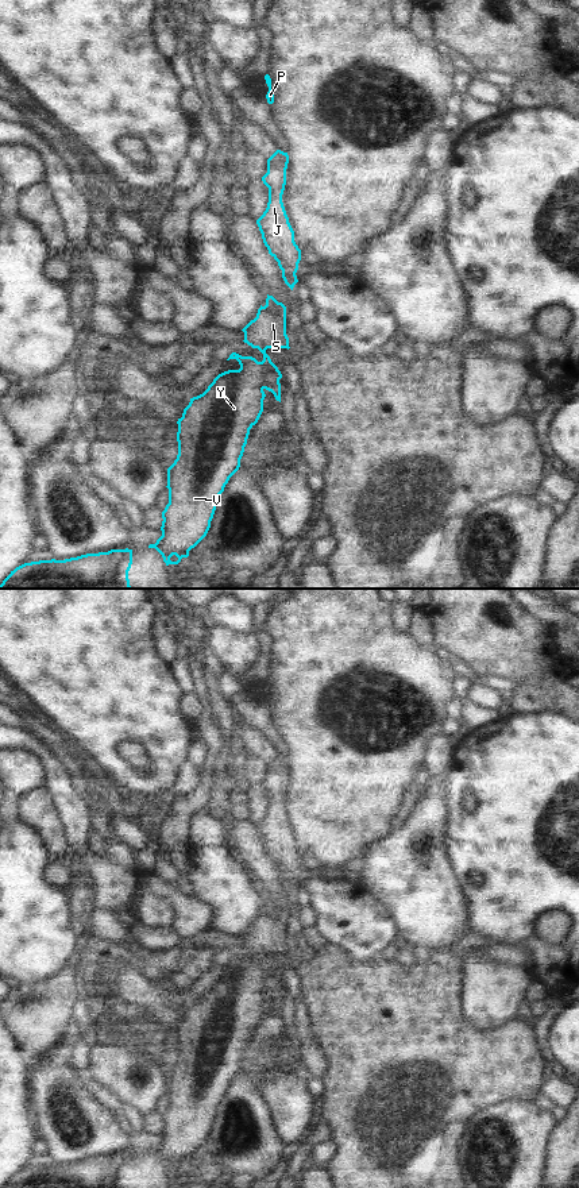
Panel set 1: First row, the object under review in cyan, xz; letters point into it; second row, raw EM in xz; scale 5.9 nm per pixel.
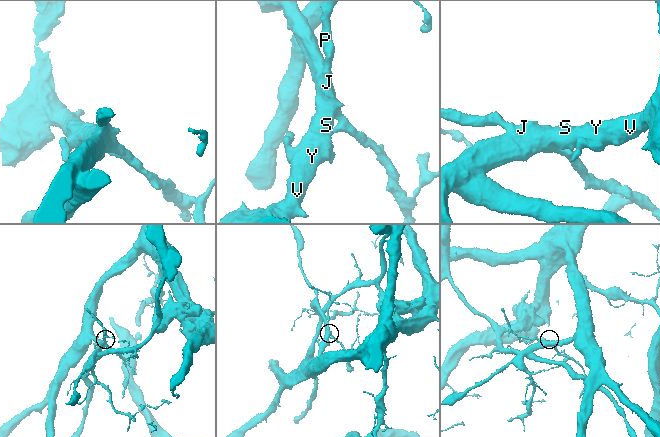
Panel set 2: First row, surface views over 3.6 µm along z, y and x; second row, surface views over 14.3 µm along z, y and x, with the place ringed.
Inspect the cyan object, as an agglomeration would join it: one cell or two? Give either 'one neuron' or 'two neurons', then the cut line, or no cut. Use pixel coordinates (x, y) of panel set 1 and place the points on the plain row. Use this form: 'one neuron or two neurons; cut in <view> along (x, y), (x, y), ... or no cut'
one neuron; no cut

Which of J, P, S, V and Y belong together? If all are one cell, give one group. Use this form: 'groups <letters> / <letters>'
groups J P S V Y

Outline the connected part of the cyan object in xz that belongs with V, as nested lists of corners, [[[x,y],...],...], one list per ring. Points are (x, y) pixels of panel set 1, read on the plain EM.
[[[267,899],[266,910],[260,910],[256,922],[242,936],[243,946],[258,953],[263,958],[263,965],[232,957],[227,965],[236,964],[240,973],[219,979],[202,999],[190,1003],[177,1026],[178,1060],[167,1073],[169,1108],[162,1116],[162,1141],[155,1149],[148,1150],[162,1160],[166,1170],[178,1169],[182,1162],[188,1162],[189,1156],[206,1141],[219,1102],[229,1083],[239,1075],[250,1034],[263,1017],[266,1002],[263,995],[271,996],[281,1007],[282,979],[266,954],[290,953],[286,940],[286,911]]]

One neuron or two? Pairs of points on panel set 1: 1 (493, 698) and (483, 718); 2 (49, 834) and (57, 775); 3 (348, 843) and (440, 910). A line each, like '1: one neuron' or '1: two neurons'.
1: two neurons
2: two neurons
3: two neurons

